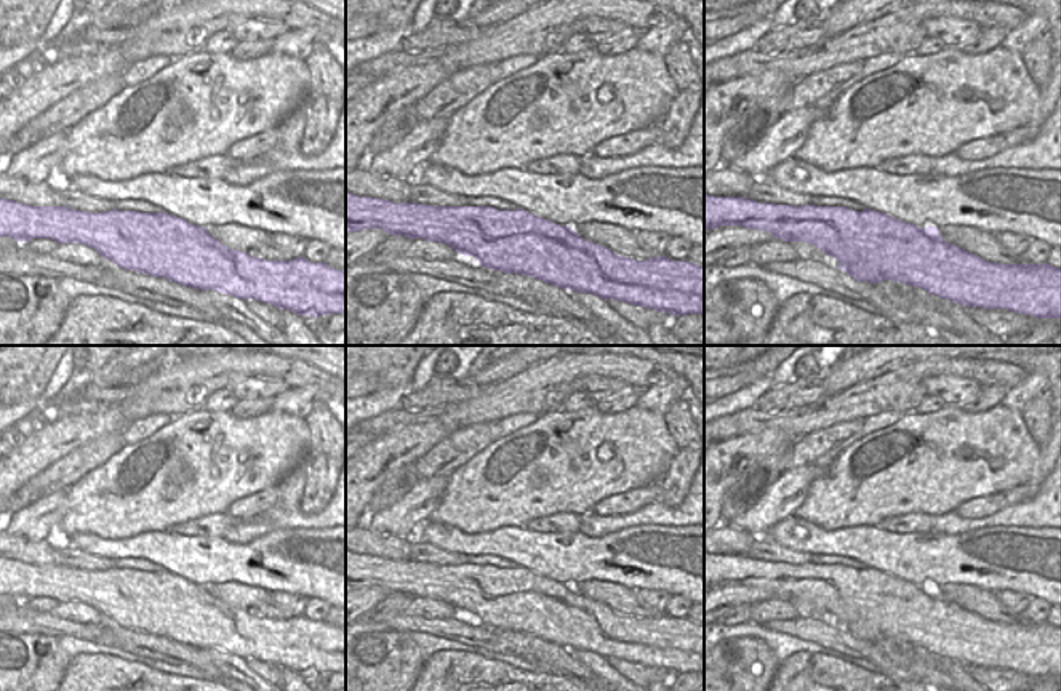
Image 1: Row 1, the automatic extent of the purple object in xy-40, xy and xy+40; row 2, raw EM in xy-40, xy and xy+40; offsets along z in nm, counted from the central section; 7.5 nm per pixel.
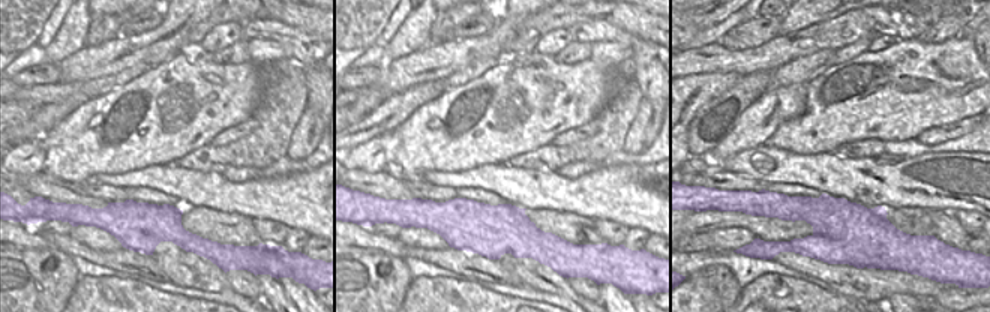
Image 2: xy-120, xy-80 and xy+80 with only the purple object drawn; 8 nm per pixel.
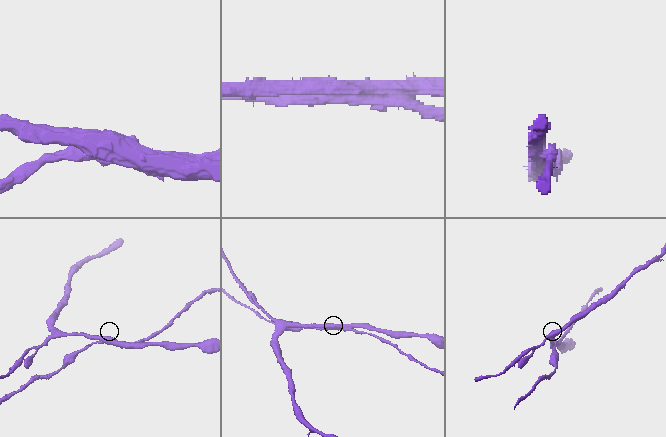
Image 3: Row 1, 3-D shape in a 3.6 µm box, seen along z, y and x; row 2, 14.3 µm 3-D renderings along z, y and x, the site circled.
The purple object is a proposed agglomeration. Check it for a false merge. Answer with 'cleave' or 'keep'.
cleave

